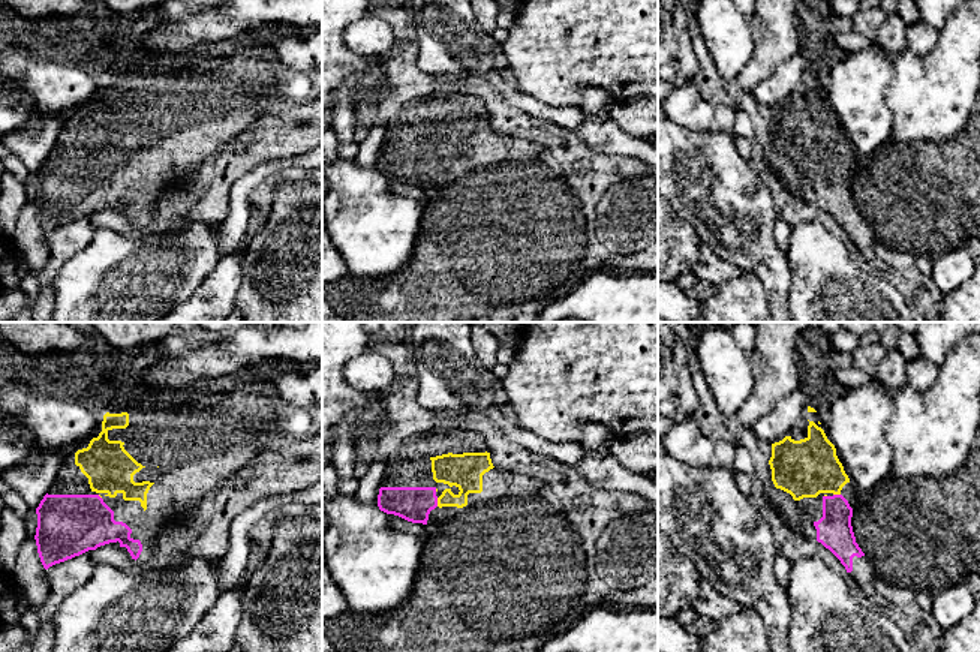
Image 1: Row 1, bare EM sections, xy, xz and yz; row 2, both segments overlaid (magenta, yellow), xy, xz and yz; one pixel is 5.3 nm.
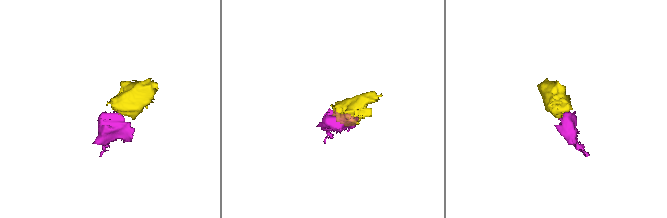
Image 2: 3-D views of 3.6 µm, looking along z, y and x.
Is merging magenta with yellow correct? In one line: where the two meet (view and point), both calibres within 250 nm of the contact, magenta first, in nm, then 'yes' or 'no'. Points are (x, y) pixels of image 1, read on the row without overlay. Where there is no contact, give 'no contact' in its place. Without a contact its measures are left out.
xz (436, 167) | 190/190 nm | yes

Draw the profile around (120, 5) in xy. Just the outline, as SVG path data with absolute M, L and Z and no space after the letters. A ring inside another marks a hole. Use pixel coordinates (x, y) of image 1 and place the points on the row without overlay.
M102 0L114 6L118 12L130 12L136 9L154 10L162 9L168 0Z

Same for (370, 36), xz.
M366 13L343 31L343 43L360 57L378 58L394 45L393 27L378 15Z

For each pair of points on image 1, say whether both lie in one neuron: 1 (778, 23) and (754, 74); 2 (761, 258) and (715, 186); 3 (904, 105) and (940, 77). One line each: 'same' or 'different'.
1: same
2: same
3: same

